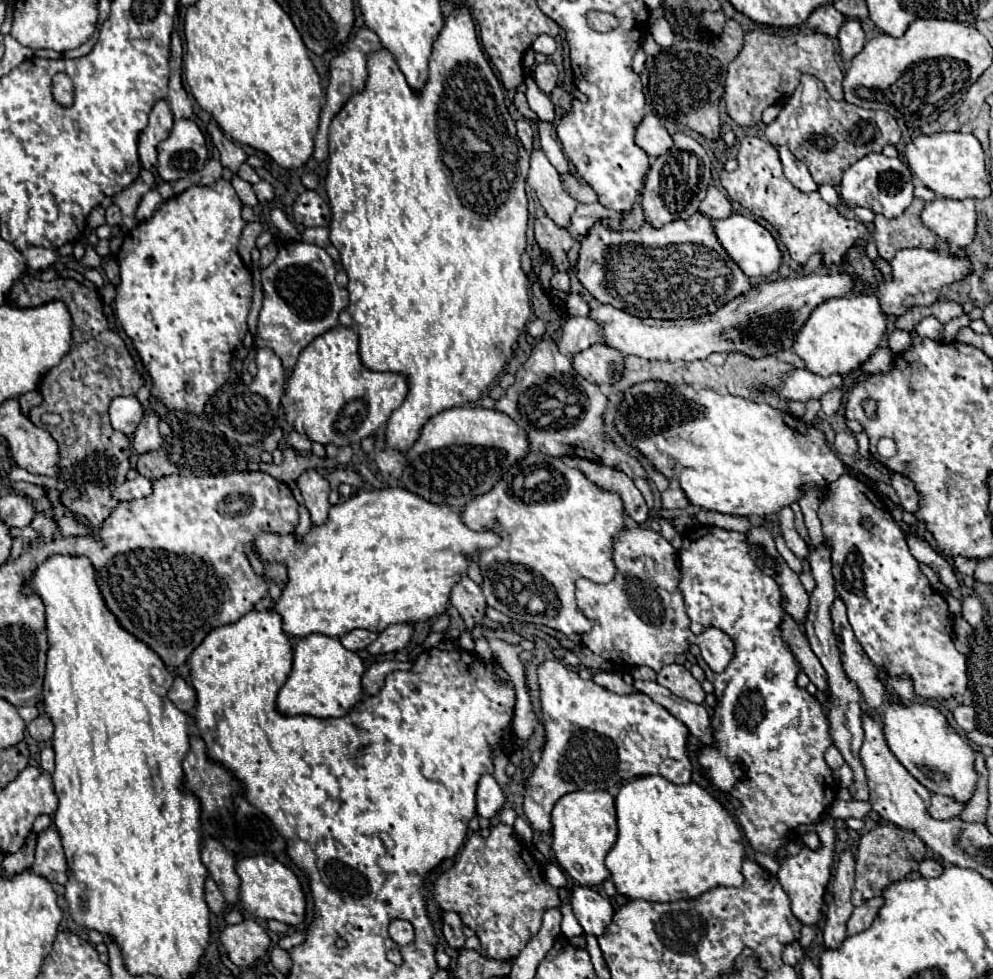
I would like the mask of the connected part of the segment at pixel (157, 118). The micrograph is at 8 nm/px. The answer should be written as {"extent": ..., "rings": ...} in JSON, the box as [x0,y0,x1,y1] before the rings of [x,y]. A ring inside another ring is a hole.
{"extent":[139,100,173,170],"rings":[[[159,100],[149,114],[147,128],[139,134],[139,160],[145,170],[155,168],[157,146],[163,142],[173,128],[173,114],[165,100]]]}

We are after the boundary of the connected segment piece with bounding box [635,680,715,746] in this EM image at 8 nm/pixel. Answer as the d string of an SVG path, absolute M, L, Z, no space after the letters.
M637 680L635 688L641 690L643 694L647 694L649 698L653 698L657 704L665 706L675 718L679 718L689 728L689 732L695 738L699 738L701 744L707 744L707 746L715 744L713 728L711 728L711 716L705 710L705 706L687 702L685 698L675 696L673 692L669 692L665 686L661 686L657 682L641 682L641 680Z

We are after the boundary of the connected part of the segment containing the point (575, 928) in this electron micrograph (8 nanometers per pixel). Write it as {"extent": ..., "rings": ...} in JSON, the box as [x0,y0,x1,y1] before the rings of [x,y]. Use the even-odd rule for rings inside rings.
{"extent":[561,888,585,938],"rings":[[[561,888],[561,900],[563,900],[563,906],[561,906],[561,912],[563,912],[563,922],[561,922],[561,932],[567,936],[567,938],[575,938],[575,936],[585,936],[583,928],[579,926],[577,918],[573,916],[573,910],[567,902],[567,890]]]}

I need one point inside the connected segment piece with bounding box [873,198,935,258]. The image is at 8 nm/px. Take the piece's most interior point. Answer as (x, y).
(891, 234)

